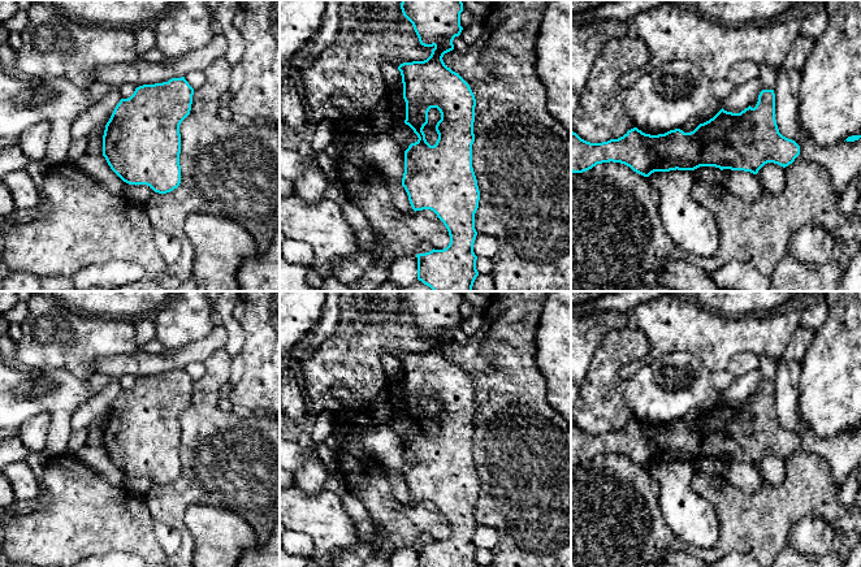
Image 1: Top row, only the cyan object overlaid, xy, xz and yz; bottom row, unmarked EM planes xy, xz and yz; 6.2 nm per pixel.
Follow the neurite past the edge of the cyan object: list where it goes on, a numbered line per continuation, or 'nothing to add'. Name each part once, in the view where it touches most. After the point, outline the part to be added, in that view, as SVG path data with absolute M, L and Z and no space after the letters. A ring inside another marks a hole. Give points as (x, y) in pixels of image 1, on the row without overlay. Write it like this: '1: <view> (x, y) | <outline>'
nothing to add

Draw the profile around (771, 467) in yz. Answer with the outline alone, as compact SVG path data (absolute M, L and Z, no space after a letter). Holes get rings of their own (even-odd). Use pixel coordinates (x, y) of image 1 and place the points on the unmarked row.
M767 454L756 466L765 481L771 485L779 486L786 480L786 463L784 459Z

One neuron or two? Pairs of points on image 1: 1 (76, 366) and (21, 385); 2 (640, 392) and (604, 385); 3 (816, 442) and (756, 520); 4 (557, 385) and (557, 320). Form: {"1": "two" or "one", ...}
{"1": "two", "2": "two", "3": "two", "4": "one"}

